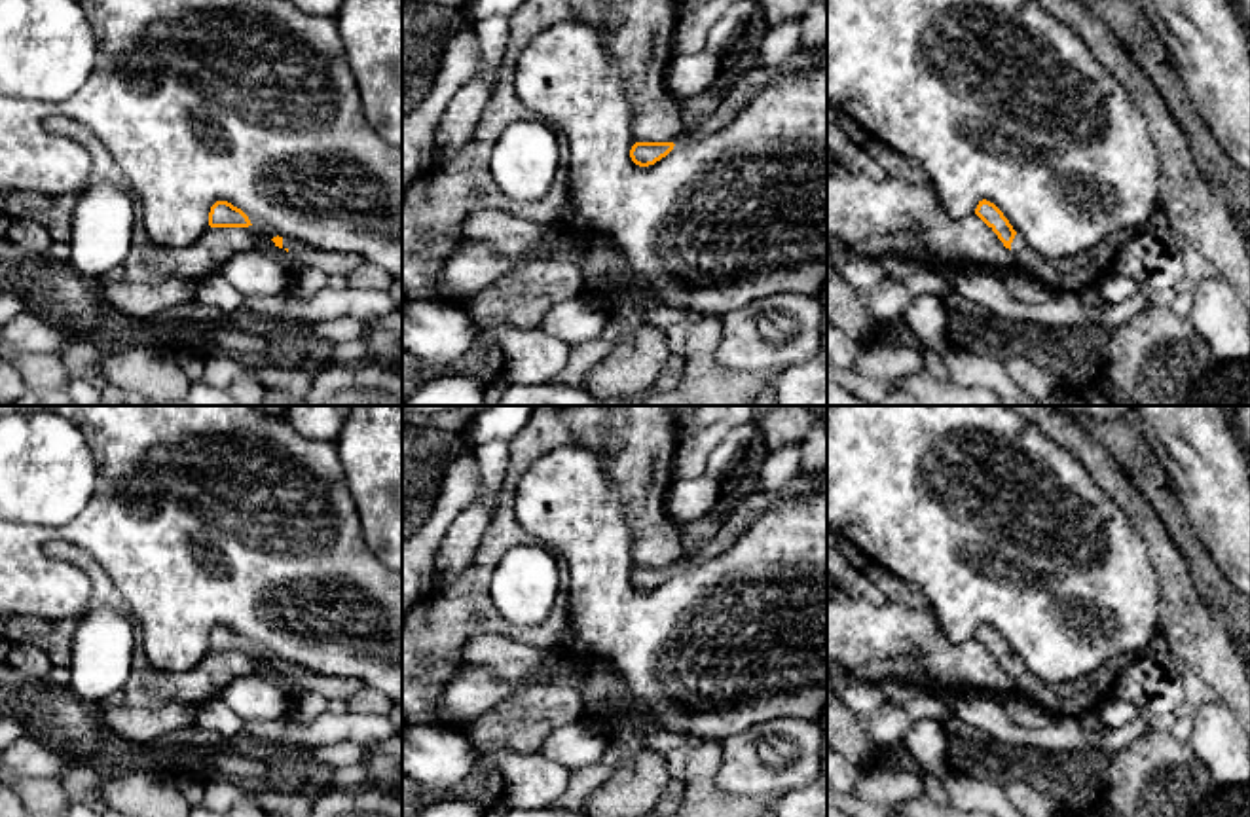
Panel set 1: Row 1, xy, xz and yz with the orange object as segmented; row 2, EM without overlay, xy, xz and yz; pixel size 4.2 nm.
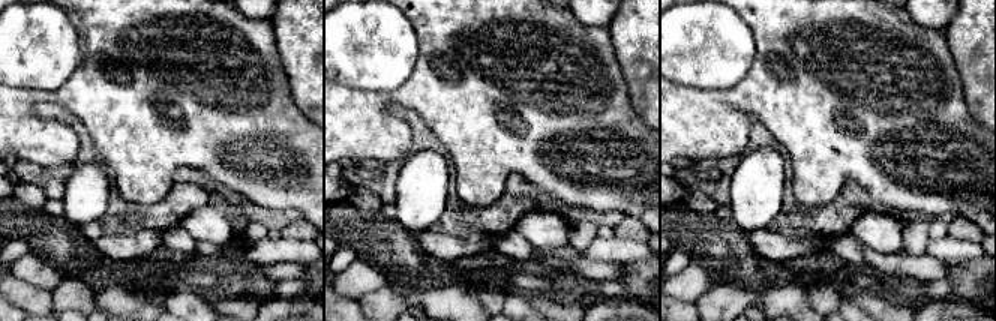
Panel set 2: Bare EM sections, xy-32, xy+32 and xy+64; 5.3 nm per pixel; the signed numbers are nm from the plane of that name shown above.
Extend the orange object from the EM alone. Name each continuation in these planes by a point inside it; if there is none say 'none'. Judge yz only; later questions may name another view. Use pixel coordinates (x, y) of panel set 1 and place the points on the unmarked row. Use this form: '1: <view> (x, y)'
1: yz (1072, 698)

